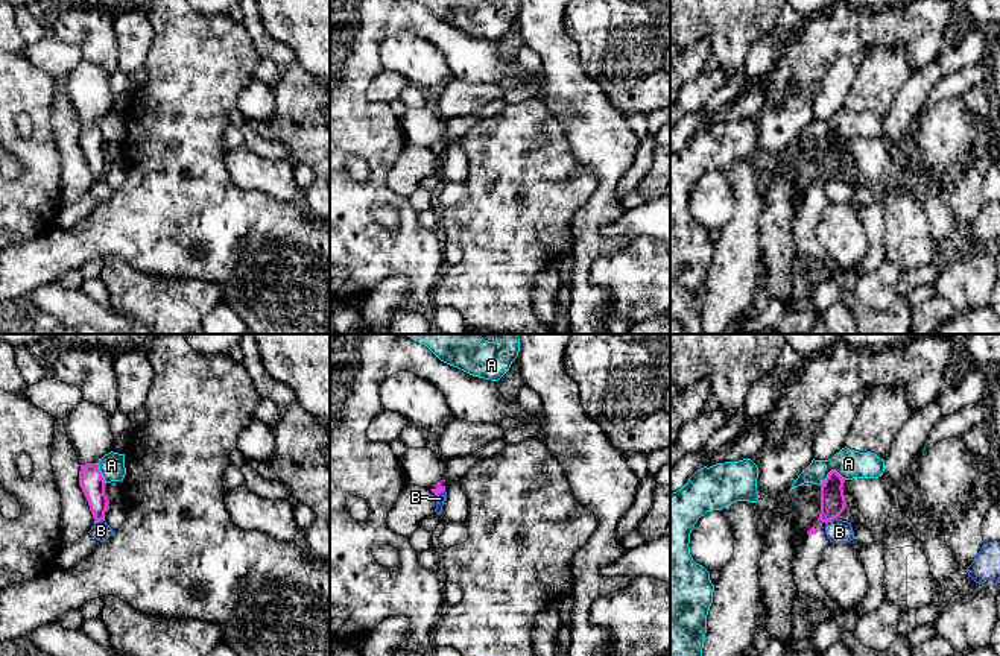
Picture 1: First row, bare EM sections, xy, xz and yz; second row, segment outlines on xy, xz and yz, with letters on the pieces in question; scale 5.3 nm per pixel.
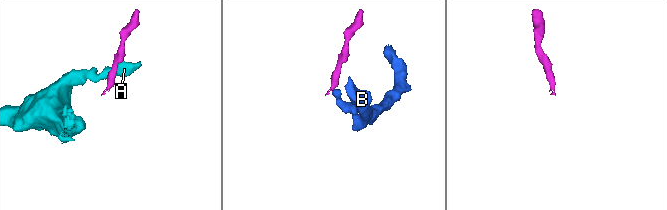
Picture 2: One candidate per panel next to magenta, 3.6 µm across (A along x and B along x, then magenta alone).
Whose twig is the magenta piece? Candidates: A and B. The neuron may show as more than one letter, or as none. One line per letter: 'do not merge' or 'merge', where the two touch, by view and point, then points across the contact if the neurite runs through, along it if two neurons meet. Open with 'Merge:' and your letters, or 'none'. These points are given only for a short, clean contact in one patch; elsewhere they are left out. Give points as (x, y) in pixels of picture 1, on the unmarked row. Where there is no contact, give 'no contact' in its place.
Merge: none
A: do not merge; meets magenta in yz at (830, 132); border along yz (844, 138), (832, 131), (819, 145)
B: do not merge; meets magenta in yz at (830, 179); border along yz (836, 176), (825, 182)

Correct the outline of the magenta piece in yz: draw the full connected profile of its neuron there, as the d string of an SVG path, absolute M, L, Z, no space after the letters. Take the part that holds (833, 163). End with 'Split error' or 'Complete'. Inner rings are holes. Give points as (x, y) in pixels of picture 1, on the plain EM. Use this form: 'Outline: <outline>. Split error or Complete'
Outline: M831 131L825 141L821 144L821 173L816 184L807 191L804 202L795 210L793 241L799 252L807 254L810 258L822 261L833 273L843 275L843 269L834 263L822 249L818 237L816 226L822 219L830 199L825 194L825 185L833 178L837 178L847 167L843 155L845 140Z. Split error

